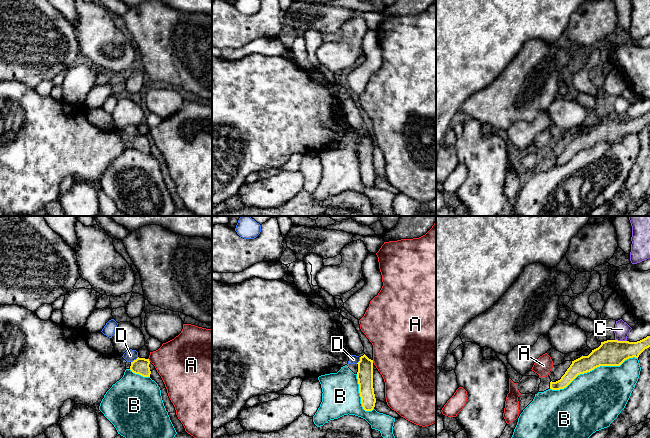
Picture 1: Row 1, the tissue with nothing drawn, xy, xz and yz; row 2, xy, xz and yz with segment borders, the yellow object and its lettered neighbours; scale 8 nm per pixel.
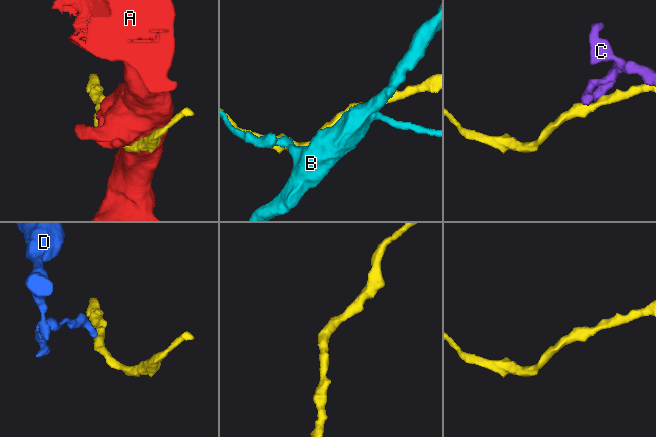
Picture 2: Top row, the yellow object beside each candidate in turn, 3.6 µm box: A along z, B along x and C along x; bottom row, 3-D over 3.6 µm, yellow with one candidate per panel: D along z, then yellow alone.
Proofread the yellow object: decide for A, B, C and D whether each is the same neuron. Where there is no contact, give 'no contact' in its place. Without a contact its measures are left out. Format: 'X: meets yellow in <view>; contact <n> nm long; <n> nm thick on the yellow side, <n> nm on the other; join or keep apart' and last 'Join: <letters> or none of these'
A: meets yellow in xy; contact 40 nm long; 130 nm thick on the yellow side, 380 nm on the other; keep apart
B: meets yellow in yz; contact 750 nm long; 200 nm thick on the yellow side, 460 nm on the other; keep apart
C: meets yellow in yz; contact 100 nm long; 200 nm thick on the yellow side, 120 nm on the other; keep apart
D: meets yellow in xy; contact 80 nm long; 130 nm thick on the yellow side, 100 nm on the other; keep apart
Join: none of these

